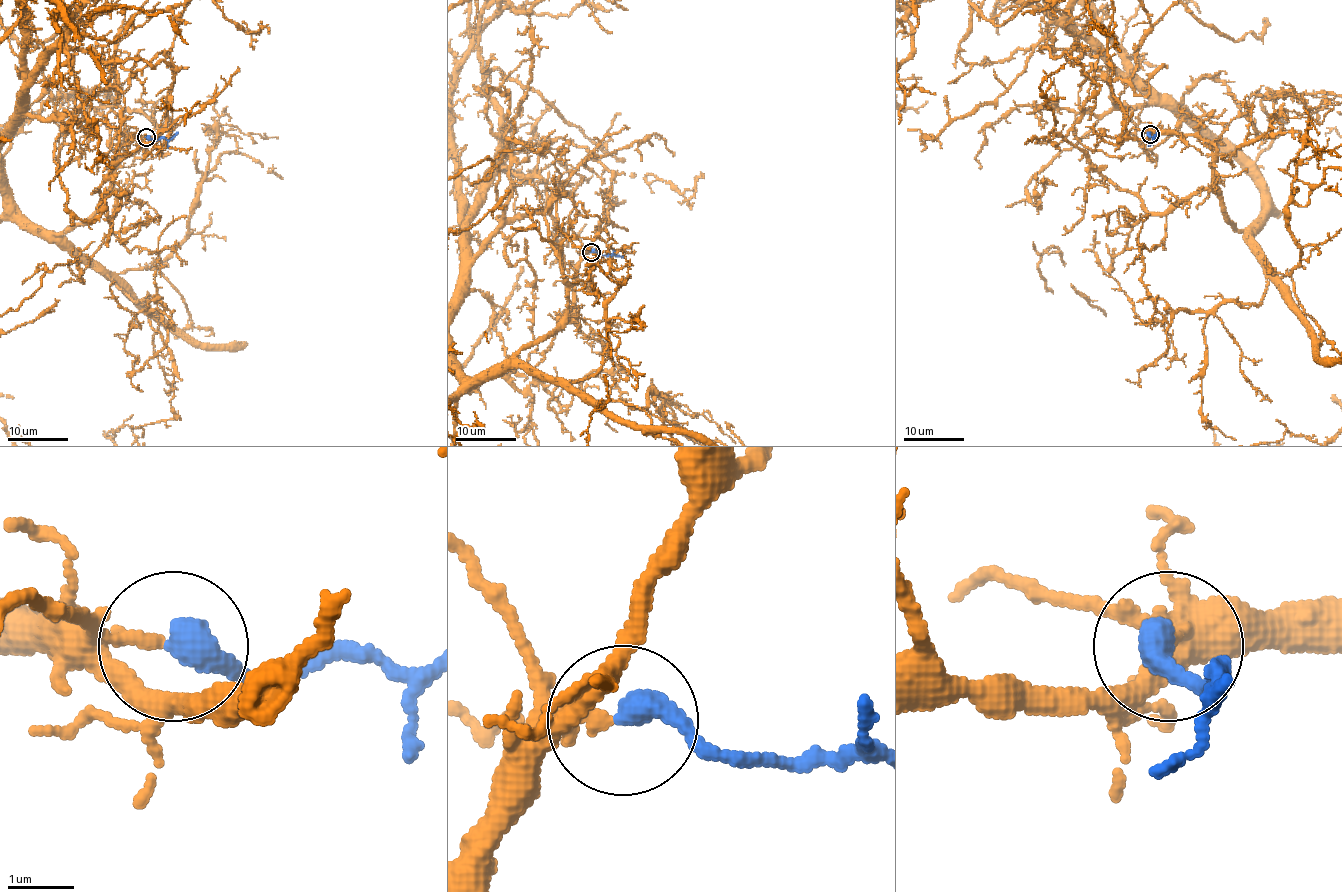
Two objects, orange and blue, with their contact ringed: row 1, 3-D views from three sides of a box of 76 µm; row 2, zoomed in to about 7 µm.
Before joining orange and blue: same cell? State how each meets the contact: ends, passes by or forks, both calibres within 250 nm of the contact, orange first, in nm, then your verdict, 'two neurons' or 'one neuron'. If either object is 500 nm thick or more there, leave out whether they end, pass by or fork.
orange ends | blue ends | 200/440 nm | one neuron

